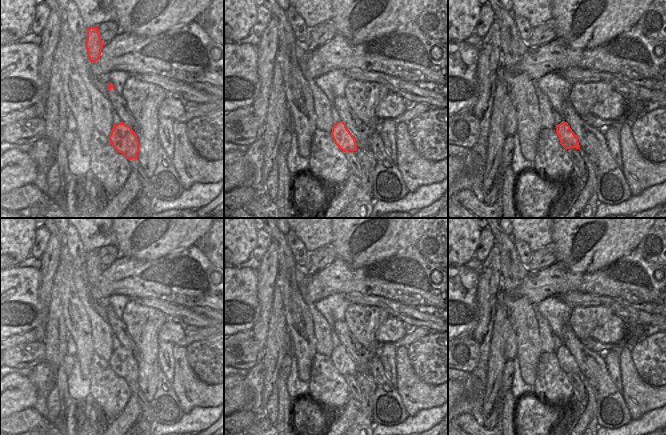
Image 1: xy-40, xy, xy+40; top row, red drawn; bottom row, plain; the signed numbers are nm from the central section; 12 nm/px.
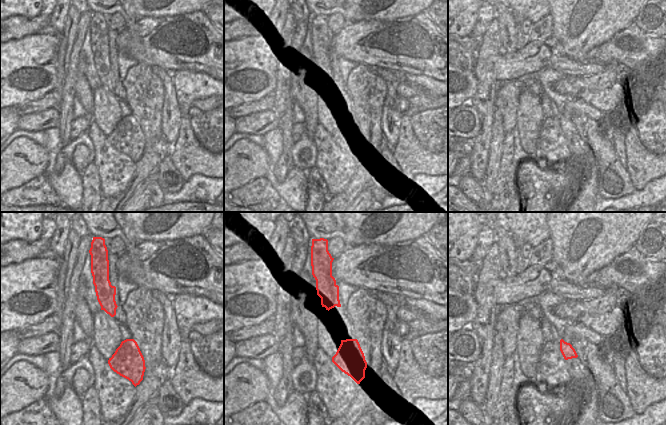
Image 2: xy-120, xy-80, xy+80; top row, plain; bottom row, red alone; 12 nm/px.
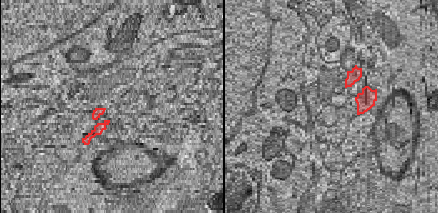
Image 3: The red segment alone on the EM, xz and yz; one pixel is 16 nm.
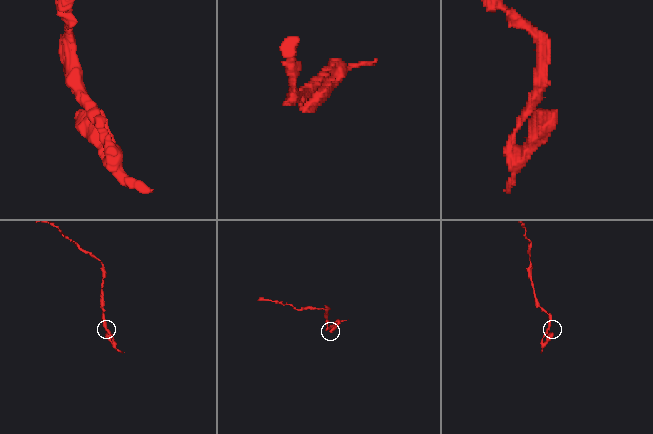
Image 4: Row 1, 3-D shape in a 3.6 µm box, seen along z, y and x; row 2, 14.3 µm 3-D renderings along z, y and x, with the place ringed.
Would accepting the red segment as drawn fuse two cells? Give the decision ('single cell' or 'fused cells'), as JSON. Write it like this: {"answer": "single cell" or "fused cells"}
{"answer": "single cell"}

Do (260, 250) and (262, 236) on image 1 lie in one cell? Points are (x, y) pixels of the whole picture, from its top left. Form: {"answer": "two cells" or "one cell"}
{"answer": "one cell"}

